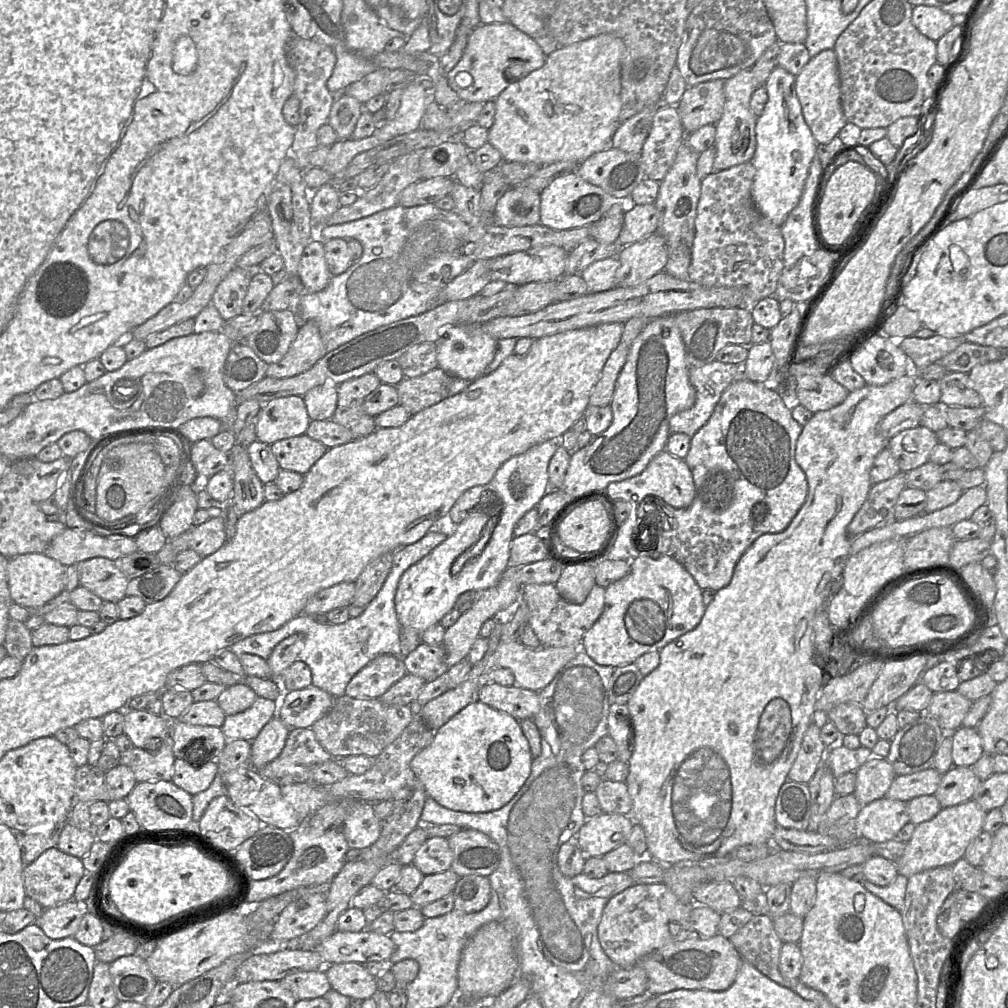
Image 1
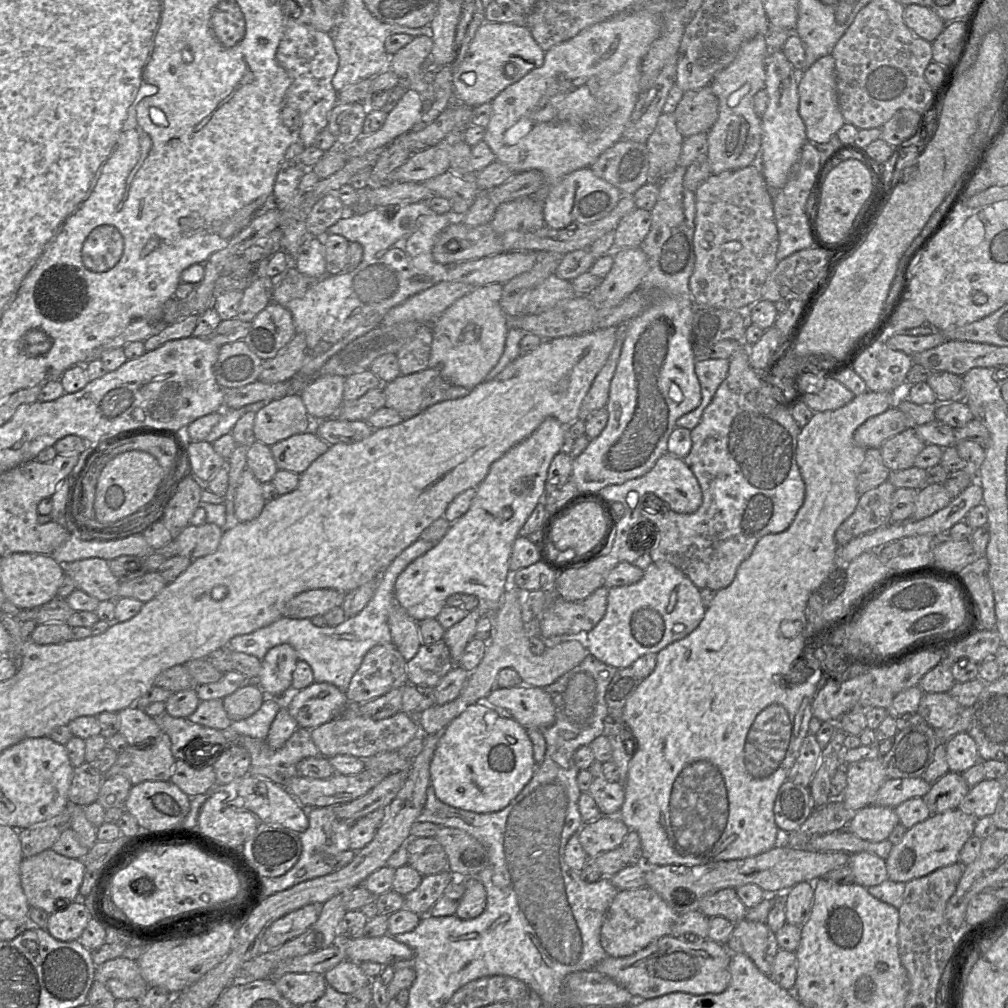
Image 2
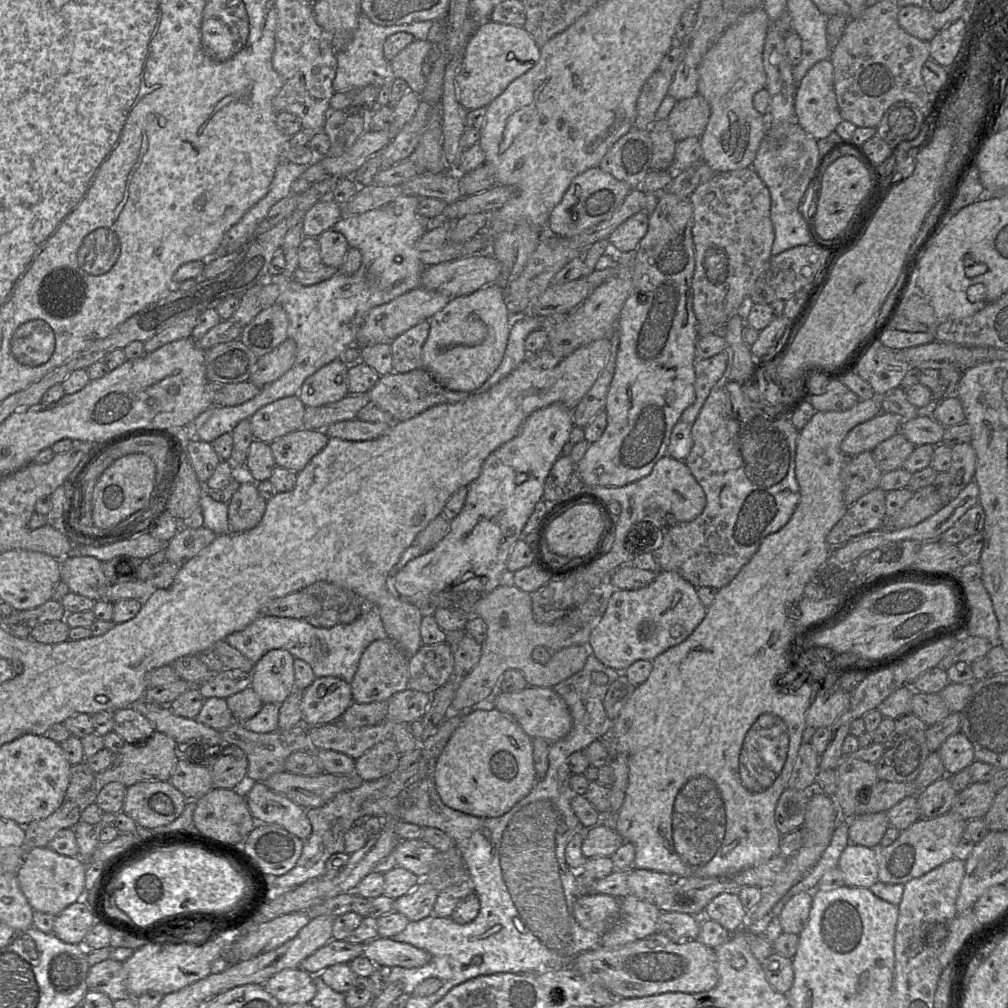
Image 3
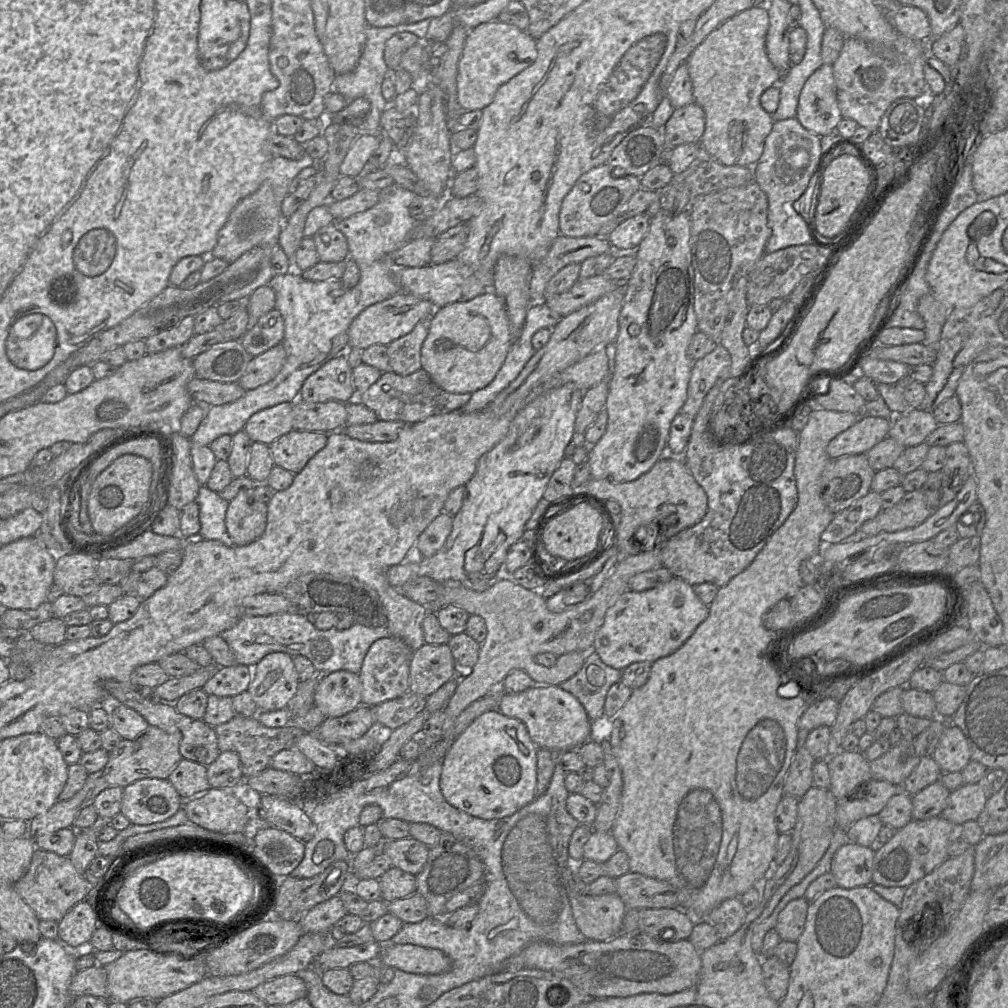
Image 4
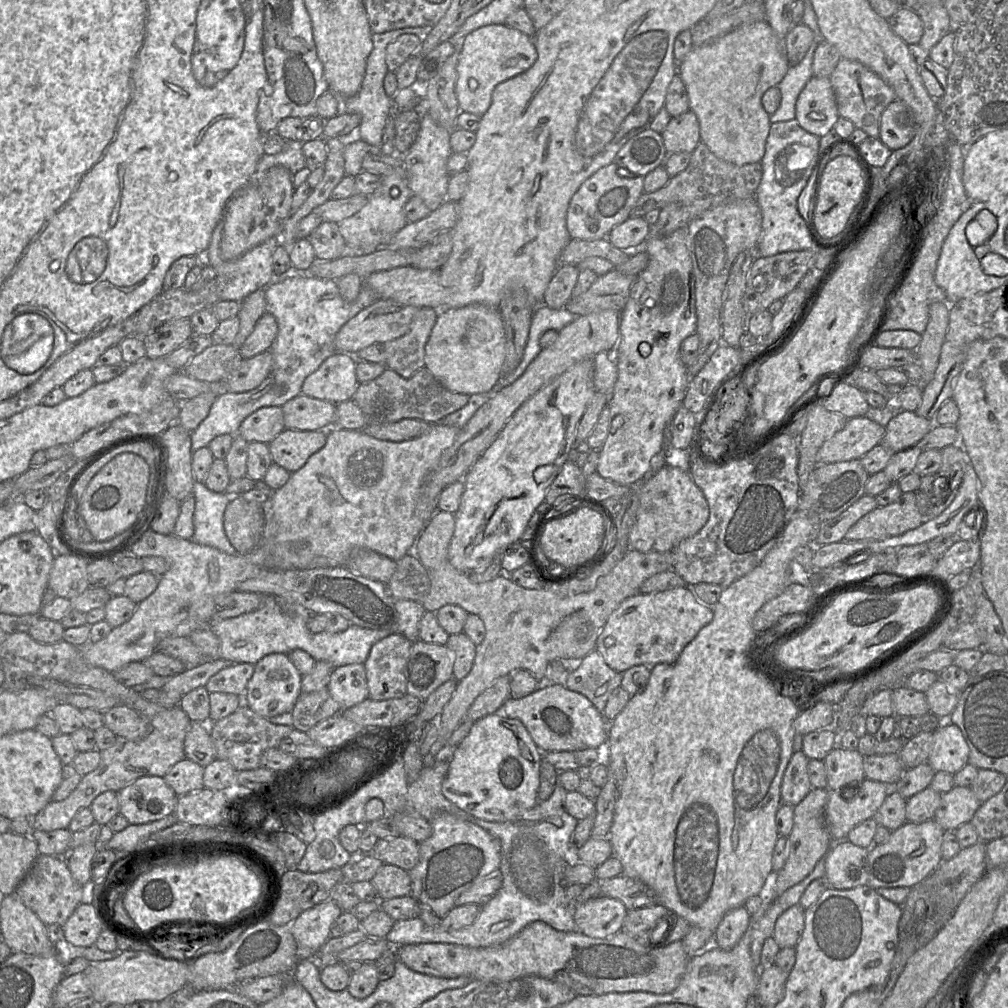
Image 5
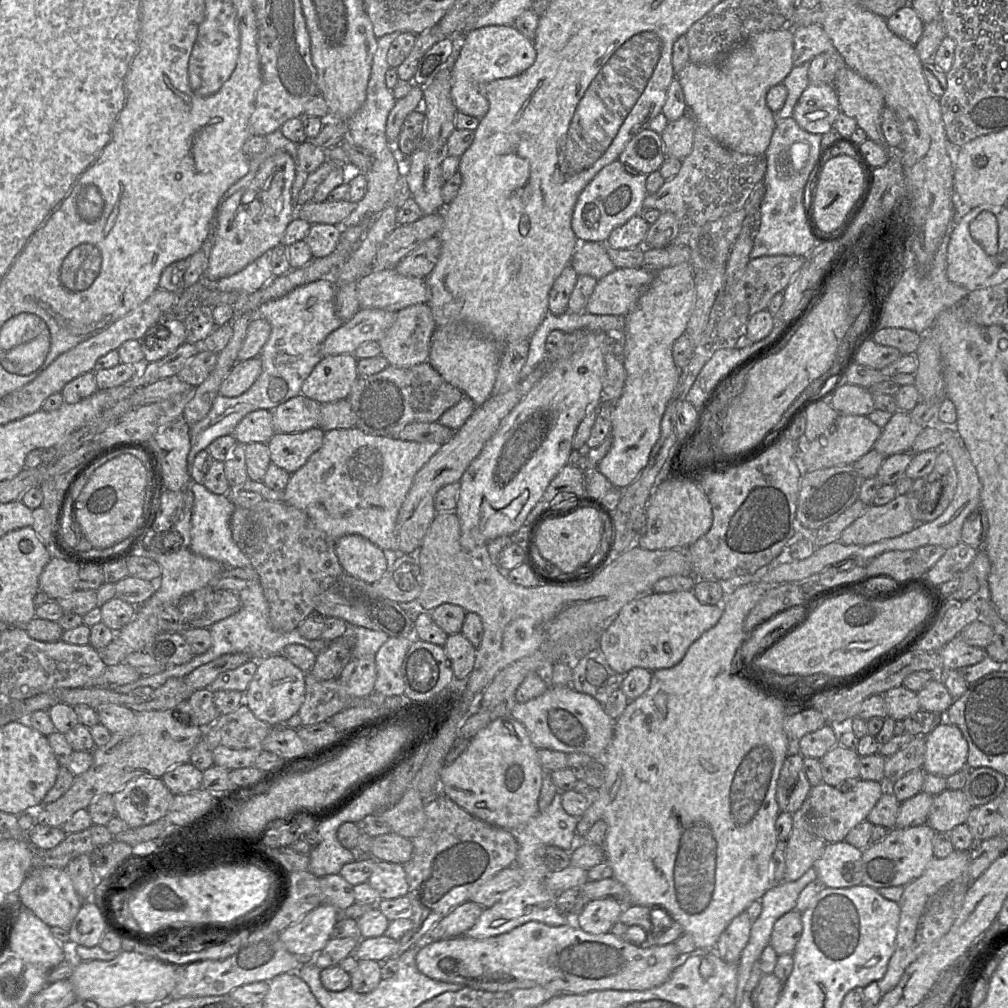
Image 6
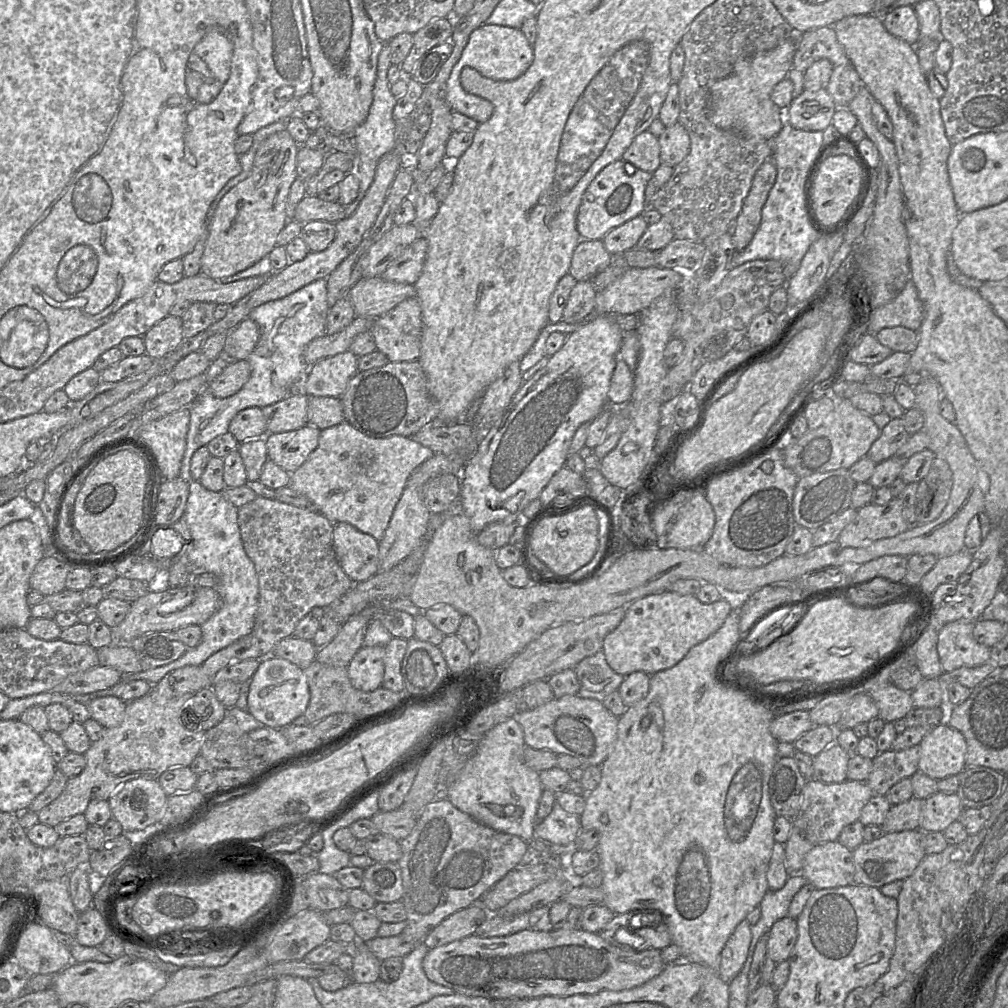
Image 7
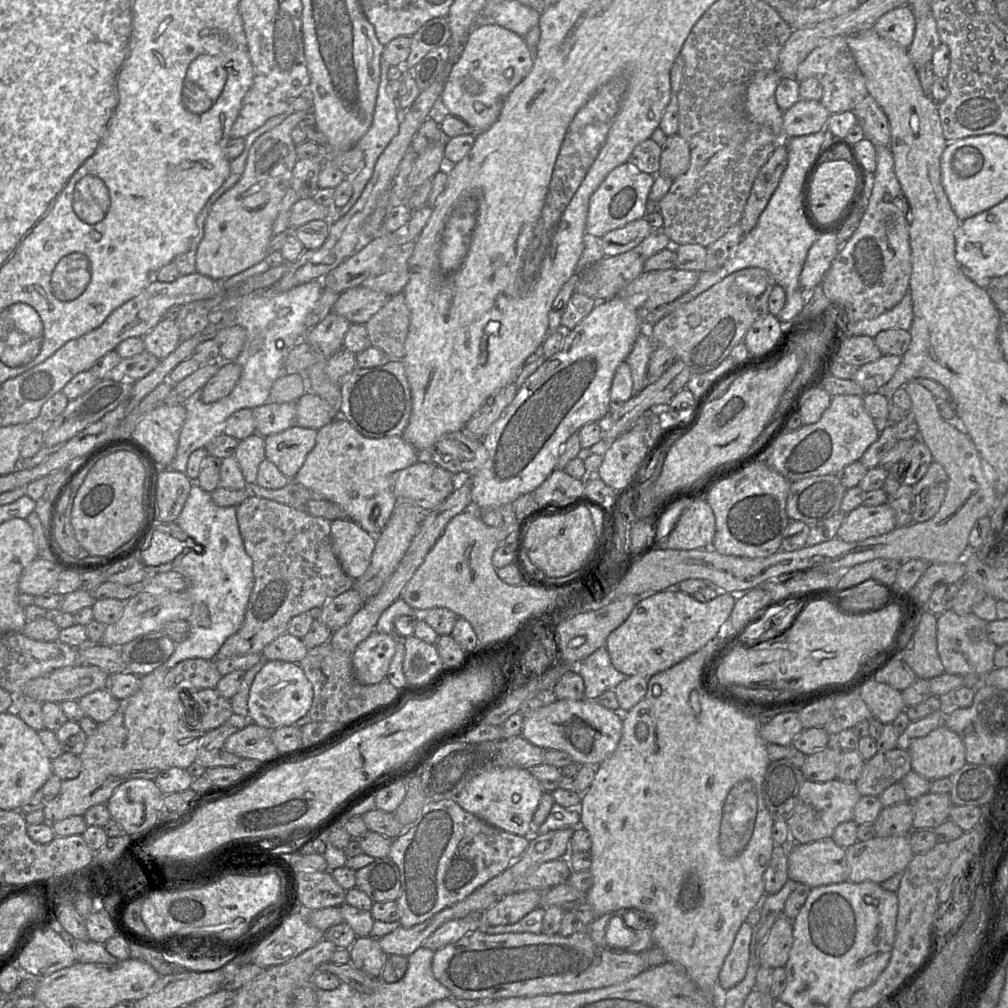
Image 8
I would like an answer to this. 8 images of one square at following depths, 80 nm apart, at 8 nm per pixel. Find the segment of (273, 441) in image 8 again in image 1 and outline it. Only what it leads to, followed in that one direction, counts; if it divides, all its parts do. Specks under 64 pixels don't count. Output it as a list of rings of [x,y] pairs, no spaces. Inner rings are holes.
[[[302,434],[276,441],[271,445],[271,449],[281,469],[304,475],[328,448],[321,442]]]

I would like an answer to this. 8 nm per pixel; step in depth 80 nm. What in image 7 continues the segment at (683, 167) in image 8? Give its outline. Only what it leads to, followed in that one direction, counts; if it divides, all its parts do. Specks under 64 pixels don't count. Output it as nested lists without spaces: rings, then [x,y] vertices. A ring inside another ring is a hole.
[[[679,122],[666,127],[658,139],[663,164],[675,167],[689,154],[690,138],[684,126]]]

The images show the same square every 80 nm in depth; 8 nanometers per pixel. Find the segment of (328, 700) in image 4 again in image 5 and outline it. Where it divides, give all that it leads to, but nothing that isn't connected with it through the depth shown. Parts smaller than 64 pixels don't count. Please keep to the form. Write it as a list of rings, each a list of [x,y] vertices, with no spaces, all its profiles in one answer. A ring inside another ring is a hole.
[[[349,664],[334,668],[327,690],[341,710],[355,706],[368,698],[364,664]]]

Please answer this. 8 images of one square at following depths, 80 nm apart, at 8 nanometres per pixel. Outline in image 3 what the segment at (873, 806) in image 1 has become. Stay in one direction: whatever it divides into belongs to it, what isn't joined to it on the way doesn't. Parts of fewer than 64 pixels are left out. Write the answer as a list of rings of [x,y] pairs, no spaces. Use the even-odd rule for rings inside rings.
[[[886,812],[856,815],[849,820],[848,838],[851,844],[877,849],[890,826]]]

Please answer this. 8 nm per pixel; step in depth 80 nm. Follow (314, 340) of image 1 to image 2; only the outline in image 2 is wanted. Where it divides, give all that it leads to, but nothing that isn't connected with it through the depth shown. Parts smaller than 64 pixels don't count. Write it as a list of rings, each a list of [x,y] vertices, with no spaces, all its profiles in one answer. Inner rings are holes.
[[[296,333],[291,341],[275,357],[262,361],[259,379],[263,382],[288,381],[297,375],[306,354],[304,334]]]

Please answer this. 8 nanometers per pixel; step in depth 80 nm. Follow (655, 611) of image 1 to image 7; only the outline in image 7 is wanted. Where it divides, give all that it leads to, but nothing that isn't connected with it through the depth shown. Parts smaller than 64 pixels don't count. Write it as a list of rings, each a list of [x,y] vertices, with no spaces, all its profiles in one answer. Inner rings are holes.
[[[664,590],[641,597],[626,607],[621,623],[603,642],[608,665],[618,674],[627,676],[641,671],[648,675],[676,665],[688,651],[720,629],[734,608],[737,598],[723,597],[704,604],[695,595],[680,595]]]

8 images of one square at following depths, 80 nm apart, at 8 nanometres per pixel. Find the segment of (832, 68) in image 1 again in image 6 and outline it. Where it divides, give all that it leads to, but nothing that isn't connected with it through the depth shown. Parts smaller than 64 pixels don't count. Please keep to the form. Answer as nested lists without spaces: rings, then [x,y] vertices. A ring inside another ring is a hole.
[[[810,83],[799,97],[792,118],[805,131],[824,135],[832,128],[839,113],[833,85]]]

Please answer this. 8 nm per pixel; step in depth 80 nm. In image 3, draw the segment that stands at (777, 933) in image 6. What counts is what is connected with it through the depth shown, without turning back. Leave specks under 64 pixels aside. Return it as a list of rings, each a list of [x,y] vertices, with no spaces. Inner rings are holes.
[[[800,892],[787,901],[779,915],[782,932],[799,935],[803,931],[812,901],[812,892]]]

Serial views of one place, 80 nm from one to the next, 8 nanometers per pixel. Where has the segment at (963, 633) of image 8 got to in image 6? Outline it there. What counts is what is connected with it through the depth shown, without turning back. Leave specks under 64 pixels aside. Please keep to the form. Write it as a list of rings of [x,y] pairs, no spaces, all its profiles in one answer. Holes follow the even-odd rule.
[[[955,637],[941,650],[941,669],[960,669],[981,662],[986,656],[985,649],[970,646],[960,637]]]

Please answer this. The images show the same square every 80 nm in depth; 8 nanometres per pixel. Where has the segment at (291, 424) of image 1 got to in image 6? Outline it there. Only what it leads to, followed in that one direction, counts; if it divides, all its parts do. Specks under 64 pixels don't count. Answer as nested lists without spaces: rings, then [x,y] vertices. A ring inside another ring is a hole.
[[[256,410],[247,414],[236,426],[233,436],[237,443],[264,443],[275,434],[271,411]]]

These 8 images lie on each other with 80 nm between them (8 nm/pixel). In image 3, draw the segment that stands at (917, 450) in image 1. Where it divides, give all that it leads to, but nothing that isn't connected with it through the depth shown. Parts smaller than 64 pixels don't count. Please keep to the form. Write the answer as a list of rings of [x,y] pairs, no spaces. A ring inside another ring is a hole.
[[[897,432],[876,446],[872,453],[878,467],[884,473],[902,468],[914,448],[915,445],[908,441],[903,434]]]

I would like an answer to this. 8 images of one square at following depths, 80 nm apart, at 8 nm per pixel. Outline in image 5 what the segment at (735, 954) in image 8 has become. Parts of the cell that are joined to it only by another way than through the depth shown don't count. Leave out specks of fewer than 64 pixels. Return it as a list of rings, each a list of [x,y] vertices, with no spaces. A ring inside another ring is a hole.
[[[744,906],[737,907],[727,912],[713,936],[713,945],[731,950],[746,932],[751,921],[751,915]]]

